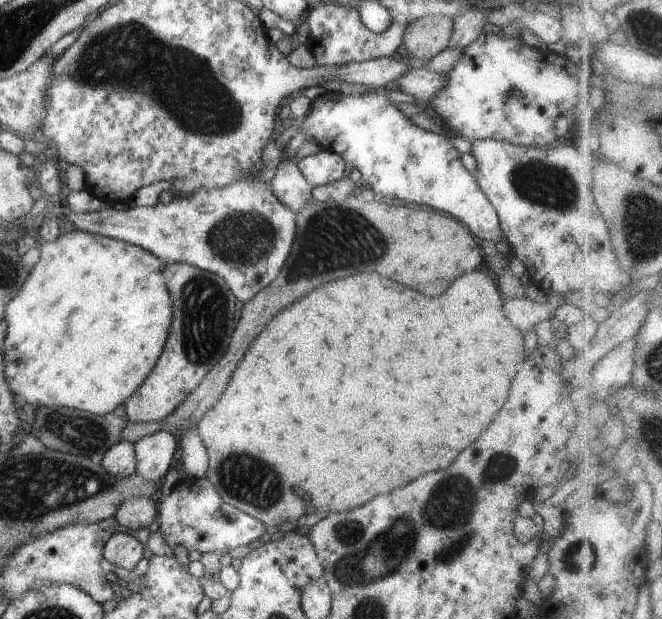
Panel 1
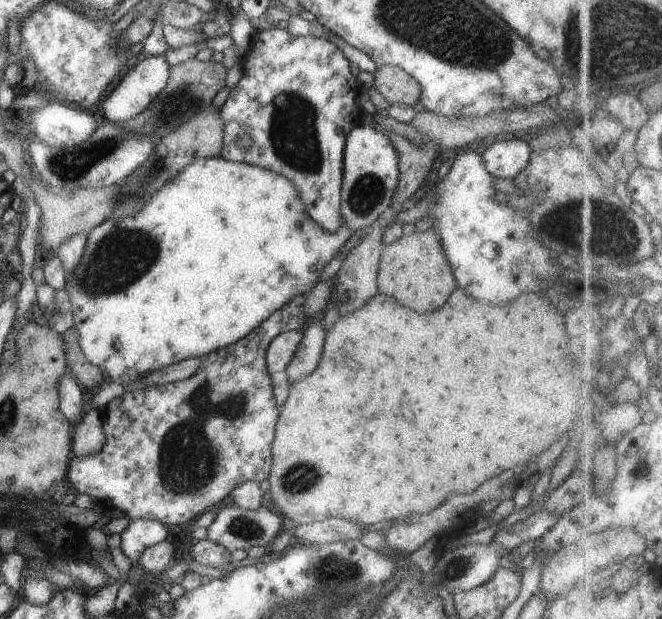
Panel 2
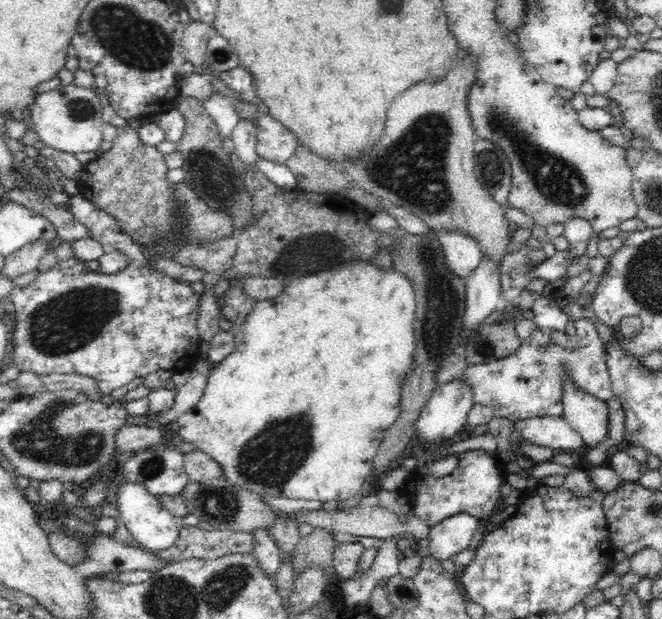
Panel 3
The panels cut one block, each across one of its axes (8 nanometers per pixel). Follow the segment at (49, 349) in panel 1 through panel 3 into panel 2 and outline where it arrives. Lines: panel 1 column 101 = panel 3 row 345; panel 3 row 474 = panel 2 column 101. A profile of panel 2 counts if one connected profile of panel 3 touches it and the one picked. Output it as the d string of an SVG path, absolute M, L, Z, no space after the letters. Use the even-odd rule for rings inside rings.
M199 158L173 176L160 190L144 203L142 208L122 220L106 219L89 232L82 262L66 281L67 294L73 306L73 320L79 334L79 345L86 358L101 368L108 381L128 384L141 380L152 371L170 366L184 359L200 359L215 350L230 346L260 326L271 314L282 308L294 297L307 295L319 282L325 266L334 254L354 234L342 226L338 232L327 233L306 212L294 183L284 175L248 163L239 163L225 158Z

